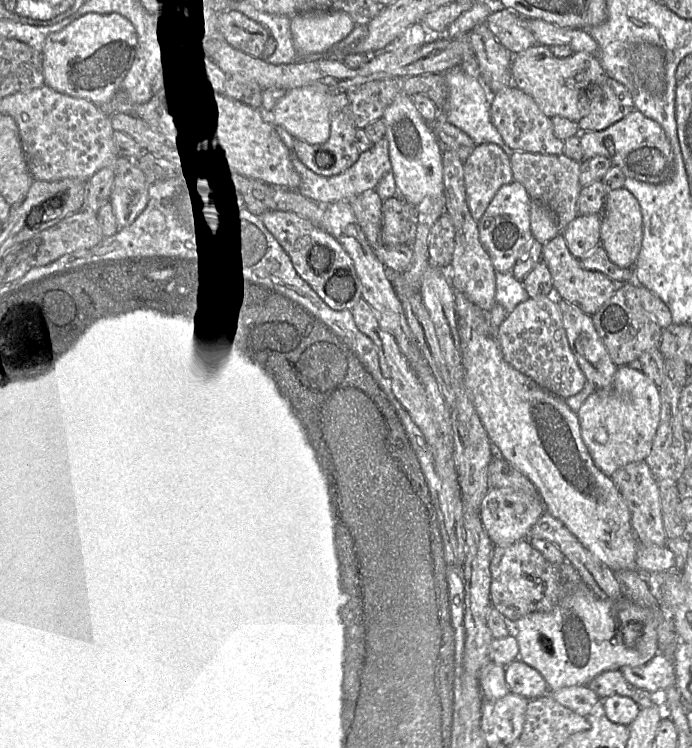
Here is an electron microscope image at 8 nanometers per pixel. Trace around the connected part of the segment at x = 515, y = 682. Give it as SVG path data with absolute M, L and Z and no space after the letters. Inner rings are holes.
M520 659L512 661L505 667L505 680L510 692L529 700L548 692L543 676Z

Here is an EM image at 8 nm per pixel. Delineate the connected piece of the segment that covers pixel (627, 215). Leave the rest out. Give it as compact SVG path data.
M624 187L606 195L600 215L600 245L609 259L619 267L633 267L641 249L643 222L637 199Z

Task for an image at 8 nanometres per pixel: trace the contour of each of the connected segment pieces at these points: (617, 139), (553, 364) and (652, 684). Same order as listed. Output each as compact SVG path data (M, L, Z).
M638 110L602 131L582 131L579 134L584 160L595 156L608 158L626 177L649 184L663 184L674 175L671 145L661 126Z
M555 295L519 303L499 325L497 339L506 362L548 392L566 400L583 389L586 377L570 349Z
M661 653L642 666L623 666L618 670L632 685L652 695L660 695L675 685L674 663Z

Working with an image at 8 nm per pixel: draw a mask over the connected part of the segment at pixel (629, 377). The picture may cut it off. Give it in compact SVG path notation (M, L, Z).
M619 366L612 388L591 393L577 412L581 437L594 464L611 476L626 464L645 460L659 425L660 408L657 385L642 371Z

